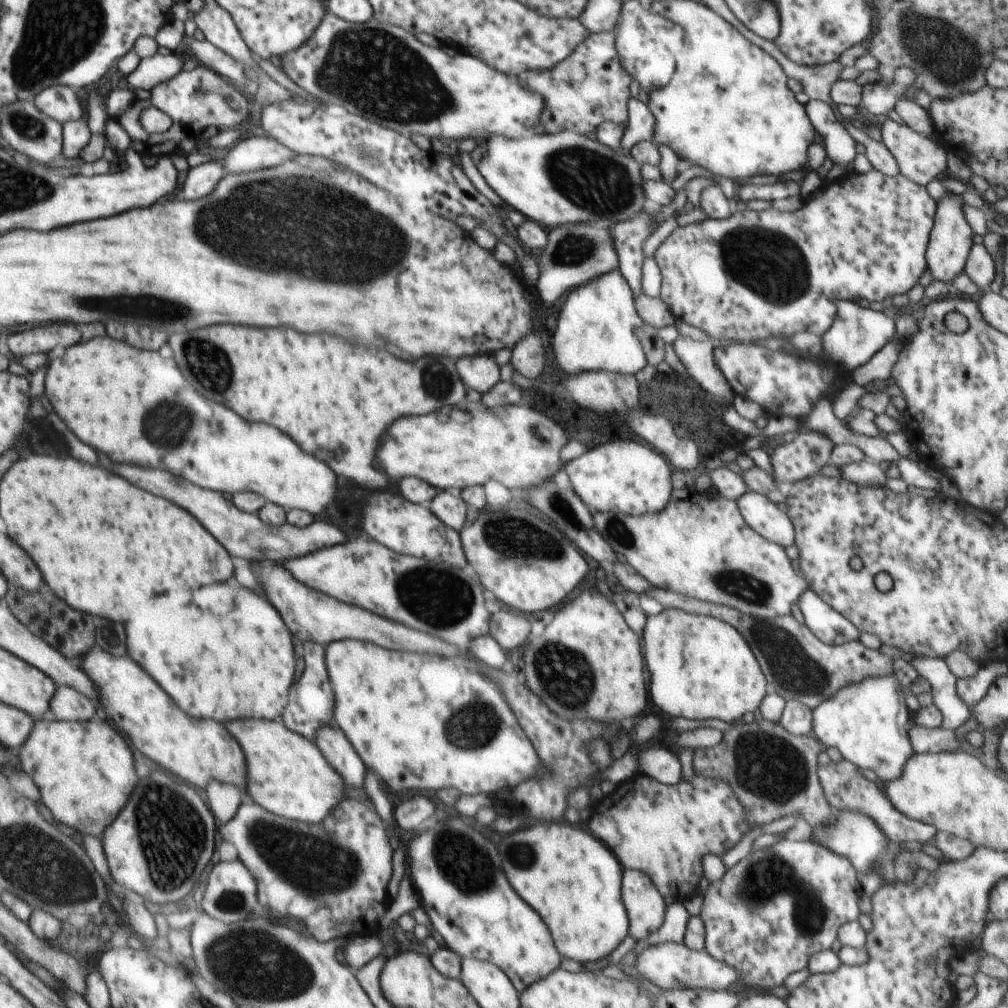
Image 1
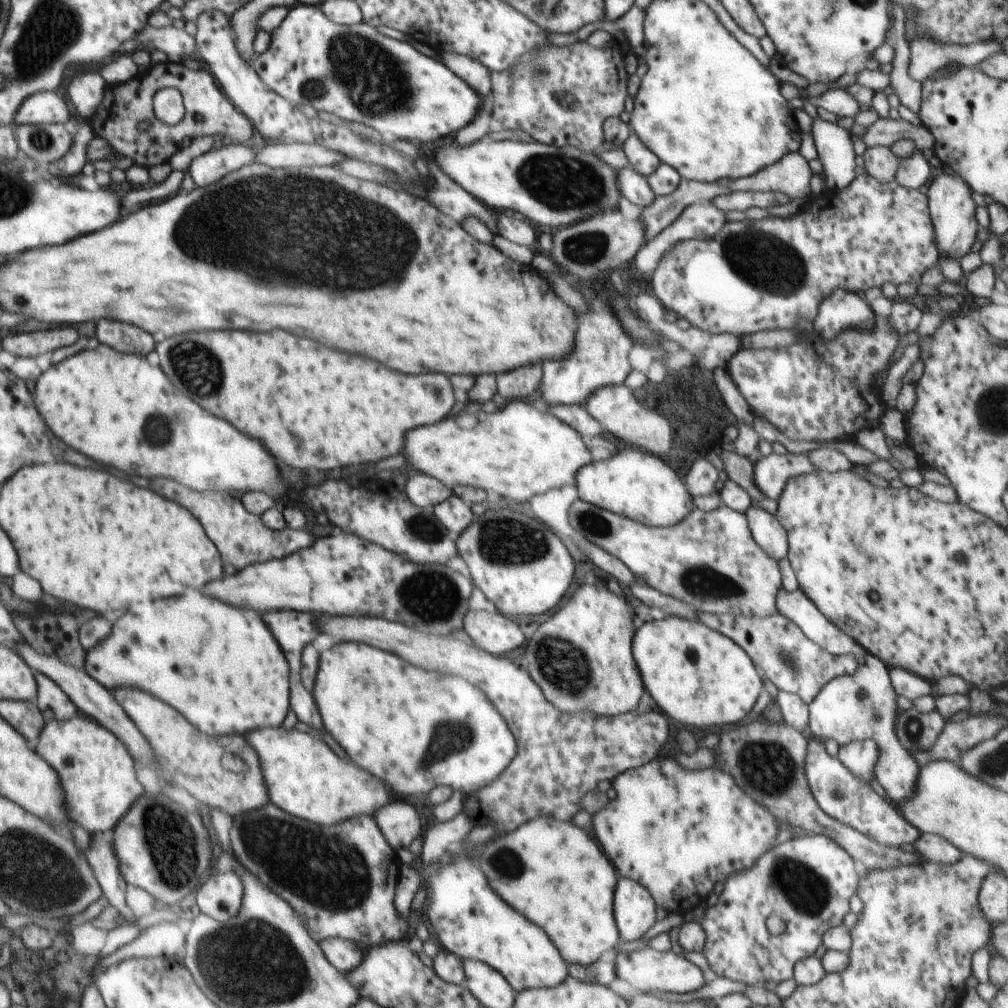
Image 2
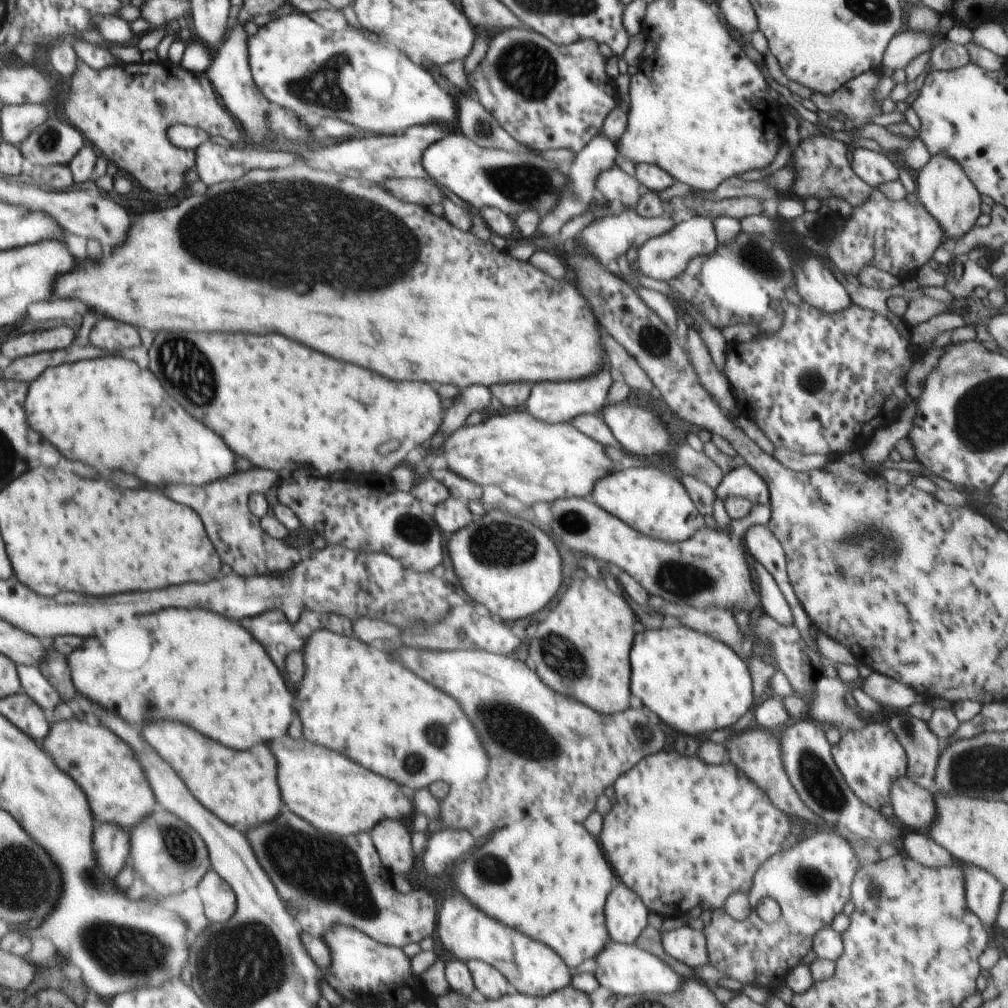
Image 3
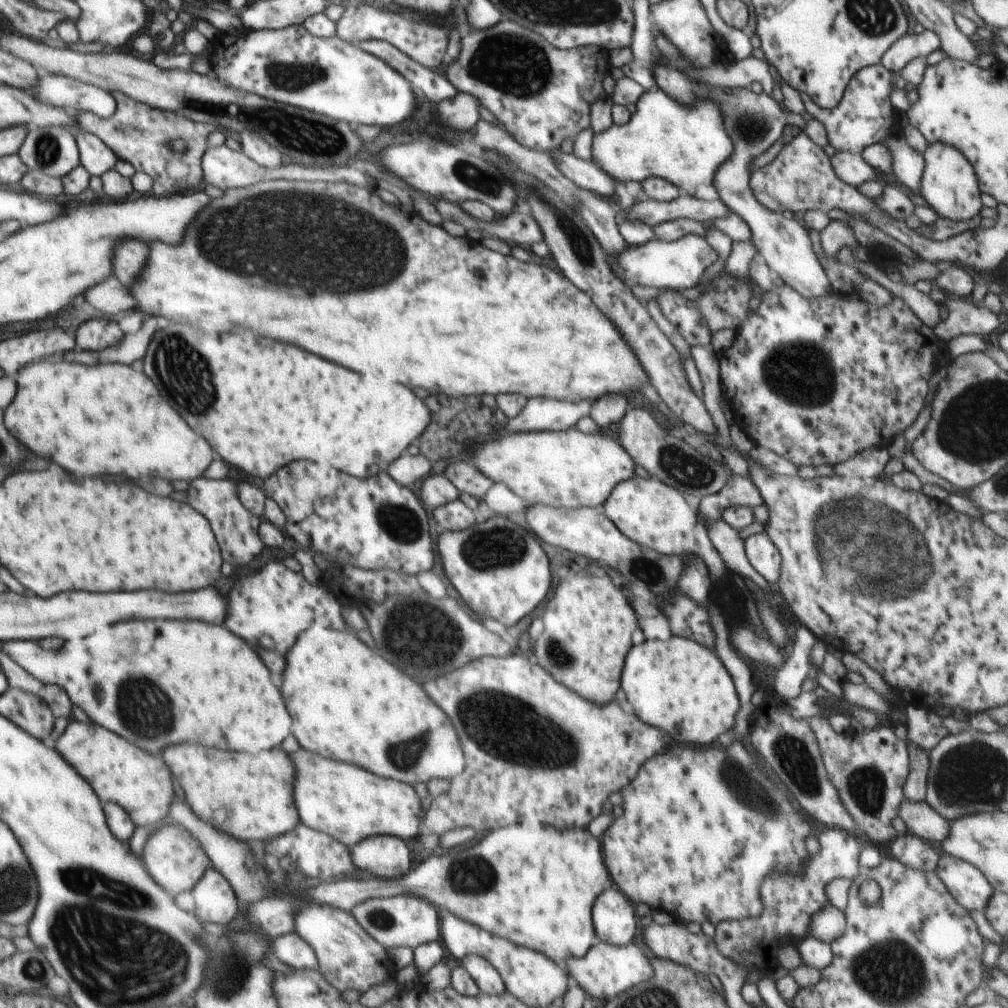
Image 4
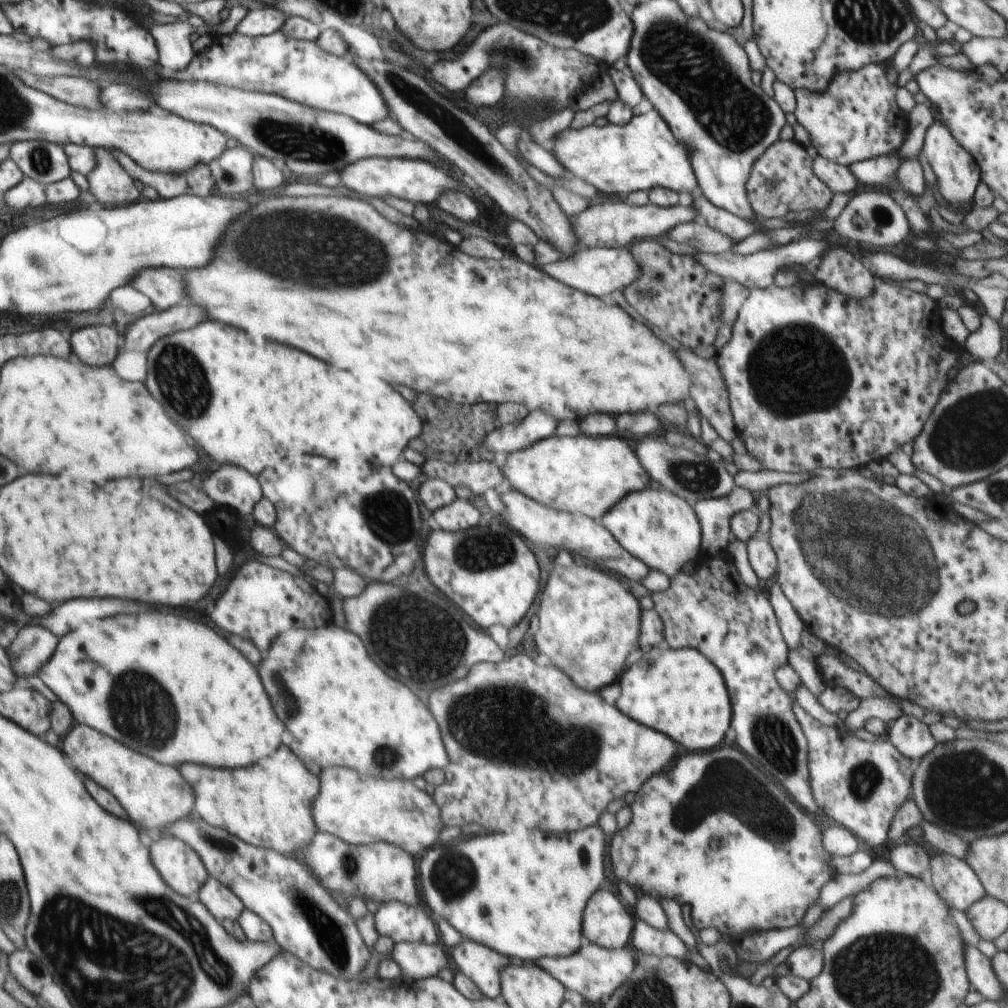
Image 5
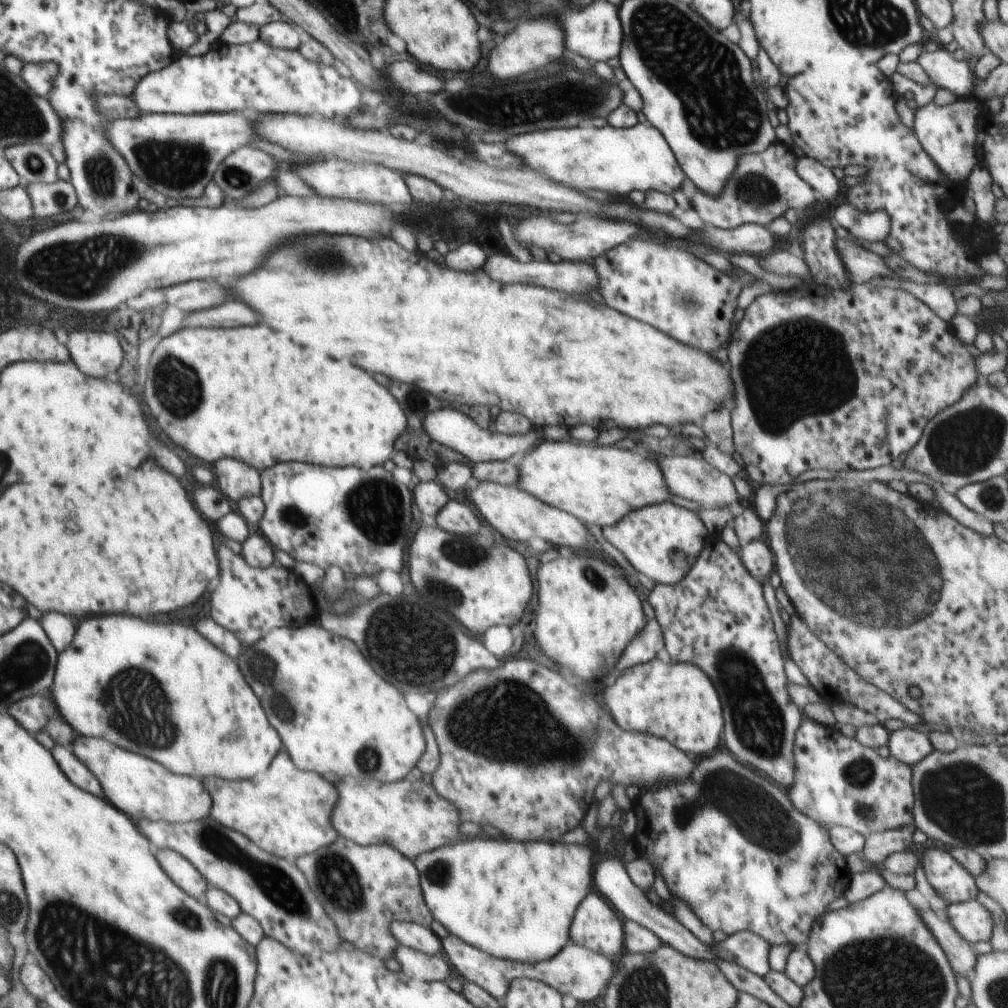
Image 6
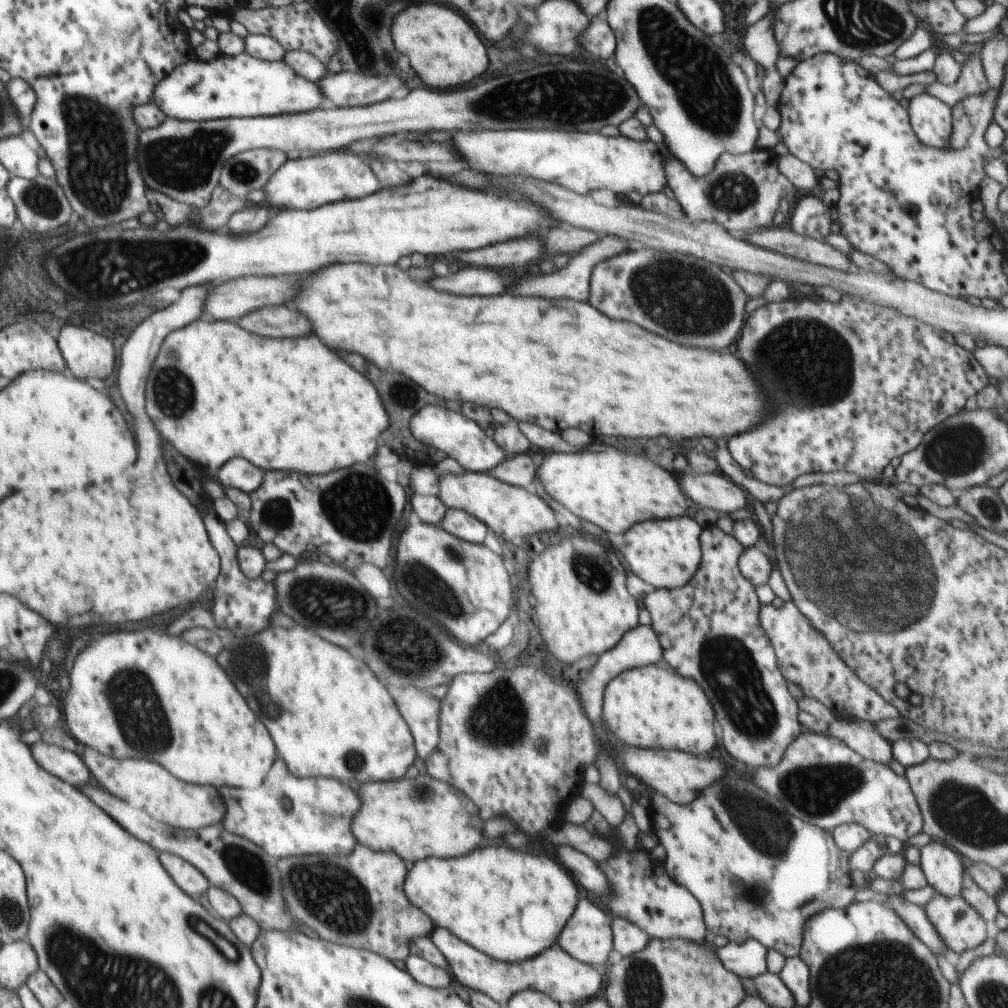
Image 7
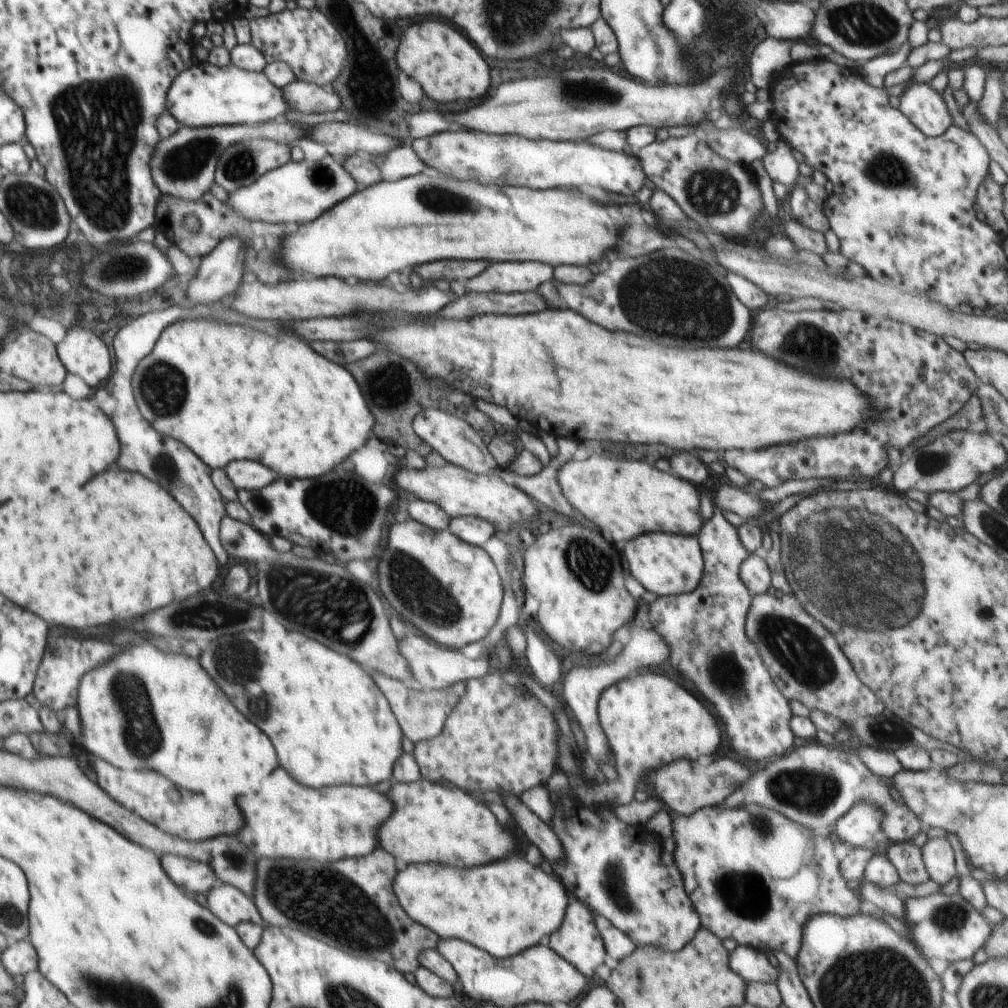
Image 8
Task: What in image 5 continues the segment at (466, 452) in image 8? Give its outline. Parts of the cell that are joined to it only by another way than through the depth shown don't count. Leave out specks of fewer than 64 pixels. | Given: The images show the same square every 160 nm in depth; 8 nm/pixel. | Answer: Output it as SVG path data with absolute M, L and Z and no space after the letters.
M529 412L524 420L501 425L489 432L483 438L482 445L490 453L504 452L509 455L552 436L557 422L548 414Z

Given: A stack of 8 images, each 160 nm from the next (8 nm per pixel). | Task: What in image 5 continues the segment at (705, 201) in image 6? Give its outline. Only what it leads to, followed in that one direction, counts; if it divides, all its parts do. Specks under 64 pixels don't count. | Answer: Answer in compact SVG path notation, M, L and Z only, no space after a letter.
M780 139L769 145L764 154L754 161L745 189L752 210L759 219L764 219L770 224L779 224L784 221L787 212L806 212L806 210L822 212L828 206L834 194L815 176L812 161L813 159L806 154L805 147L794 140Z

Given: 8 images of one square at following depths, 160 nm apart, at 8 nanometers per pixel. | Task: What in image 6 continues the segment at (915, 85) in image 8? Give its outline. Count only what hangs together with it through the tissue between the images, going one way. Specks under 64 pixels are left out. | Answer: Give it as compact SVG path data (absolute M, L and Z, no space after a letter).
M957 99L954 103L940 106L932 100L918 107L914 114L913 129L920 146L952 183L966 183L974 166L981 162L977 152L977 126L981 121L977 102Z

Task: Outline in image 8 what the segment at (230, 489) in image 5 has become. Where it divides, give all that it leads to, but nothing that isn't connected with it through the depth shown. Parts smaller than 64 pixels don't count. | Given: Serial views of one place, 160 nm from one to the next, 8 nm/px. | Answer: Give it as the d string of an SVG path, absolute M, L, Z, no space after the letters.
M250 459L232 461L224 469L237 489L258 490L280 478L275 470Z

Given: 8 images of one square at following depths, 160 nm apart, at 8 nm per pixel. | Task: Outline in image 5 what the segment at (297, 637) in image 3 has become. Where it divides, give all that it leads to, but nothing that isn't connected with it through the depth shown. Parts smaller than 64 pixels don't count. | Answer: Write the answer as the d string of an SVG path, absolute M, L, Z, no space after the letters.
M248 560L238 568L238 572L232 576L232 584L228 583L224 594L216 600L214 610L212 610L212 620L210 623L220 632L230 632L230 634L238 634L240 638L250 640L254 646L258 646L258 650L262 654L268 652L270 642L274 640L274 636L280 630L286 628L306 627L308 625L324 626L333 624L333 615L328 600L318 592L311 585L306 584L304 576L295 576L288 574L288 572L273 568L268 564L258 562L255 560Z

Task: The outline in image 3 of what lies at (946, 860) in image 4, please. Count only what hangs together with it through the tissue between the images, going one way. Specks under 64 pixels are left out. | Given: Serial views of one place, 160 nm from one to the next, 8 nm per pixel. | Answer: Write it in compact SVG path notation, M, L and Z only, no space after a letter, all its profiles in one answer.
M974 865L963 868L965 899L967 907L988 928L994 926L1005 888L987 870Z

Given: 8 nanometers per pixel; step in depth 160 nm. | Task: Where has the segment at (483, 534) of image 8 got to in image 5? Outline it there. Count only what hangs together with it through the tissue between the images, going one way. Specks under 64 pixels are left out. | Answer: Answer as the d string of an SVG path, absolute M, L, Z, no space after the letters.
M454 499L454 502L433 512L436 524L445 531L461 531L478 527L484 522L483 515L467 500Z

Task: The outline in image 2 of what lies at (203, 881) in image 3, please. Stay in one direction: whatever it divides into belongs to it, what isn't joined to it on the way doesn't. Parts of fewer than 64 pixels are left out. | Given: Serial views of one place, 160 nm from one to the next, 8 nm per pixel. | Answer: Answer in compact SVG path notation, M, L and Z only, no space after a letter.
M234 870L214 873L214 876L208 874L202 884L198 887L197 896L197 904L202 914L210 916L217 923L228 922L238 915L243 898L243 885Z

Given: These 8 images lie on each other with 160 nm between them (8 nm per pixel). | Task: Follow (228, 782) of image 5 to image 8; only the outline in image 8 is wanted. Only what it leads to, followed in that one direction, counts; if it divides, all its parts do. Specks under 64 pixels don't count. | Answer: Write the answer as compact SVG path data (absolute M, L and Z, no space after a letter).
M276 767L262 783L262 789L252 796L234 800L248 820L239 821L236 837L257 856L271 859L287 858L297 861L318 860L336 862L340 858L358 858L369 855L379 846L379 829L392 816L392 801L378 793L372 785L340 785L313 789L292 778L287 770Z

